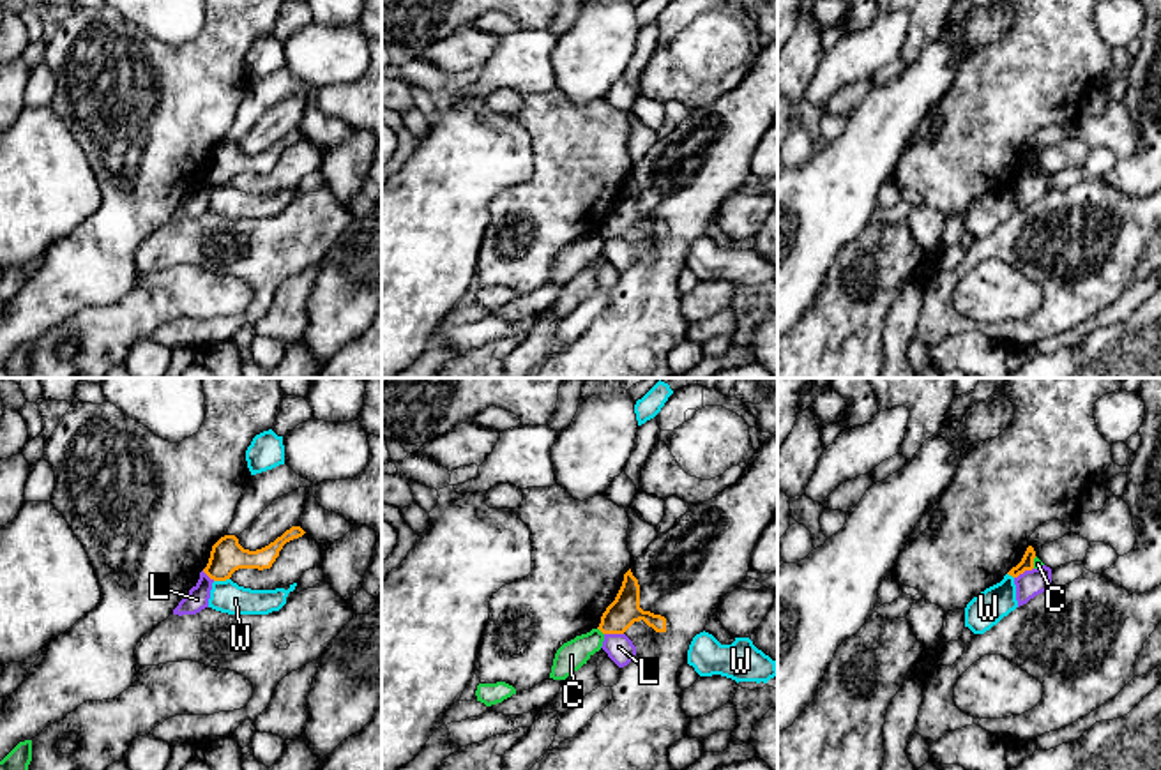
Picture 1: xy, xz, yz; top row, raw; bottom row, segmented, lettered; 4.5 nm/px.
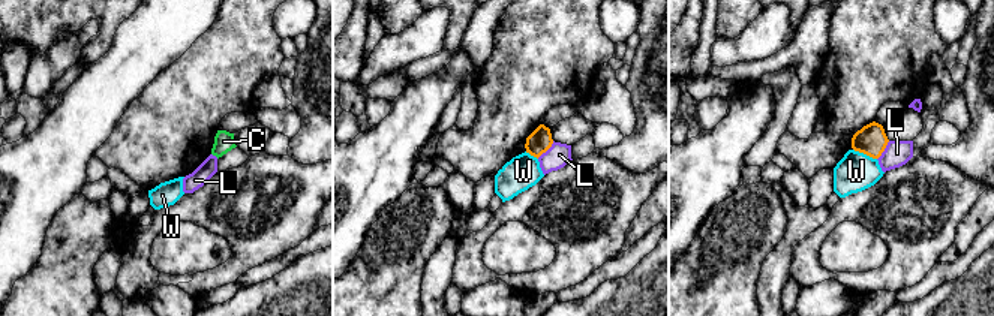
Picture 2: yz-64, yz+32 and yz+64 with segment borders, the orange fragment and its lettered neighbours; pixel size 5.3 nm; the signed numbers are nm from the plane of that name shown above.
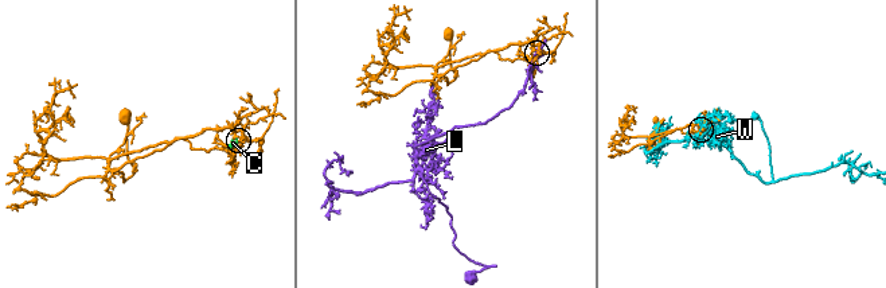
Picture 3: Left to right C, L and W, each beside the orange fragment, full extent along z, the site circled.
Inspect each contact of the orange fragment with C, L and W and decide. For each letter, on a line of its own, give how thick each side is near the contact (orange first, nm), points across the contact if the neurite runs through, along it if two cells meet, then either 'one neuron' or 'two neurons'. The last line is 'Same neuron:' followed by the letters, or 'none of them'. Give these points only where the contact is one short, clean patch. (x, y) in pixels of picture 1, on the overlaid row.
C: 140/140 nm | along xz (598, 627), (603, 634) | two neurons
L: 140/120 nm | two neurons
W: 150/140 nm | two neurons
Same neuron: none of them

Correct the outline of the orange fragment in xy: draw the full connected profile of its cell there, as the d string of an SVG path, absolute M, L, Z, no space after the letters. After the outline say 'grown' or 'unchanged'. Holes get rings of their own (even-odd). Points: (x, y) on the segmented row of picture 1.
M292 526L274 542L256 551L244 549L235 535L224 535L212 546L203 572L214 581L226 581L239 569L270 569L283 546L304 533L300 526Z; unchanged

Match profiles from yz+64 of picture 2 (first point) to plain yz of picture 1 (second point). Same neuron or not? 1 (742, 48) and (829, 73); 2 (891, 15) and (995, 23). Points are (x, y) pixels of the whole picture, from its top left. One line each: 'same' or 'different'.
1: same
2: different

